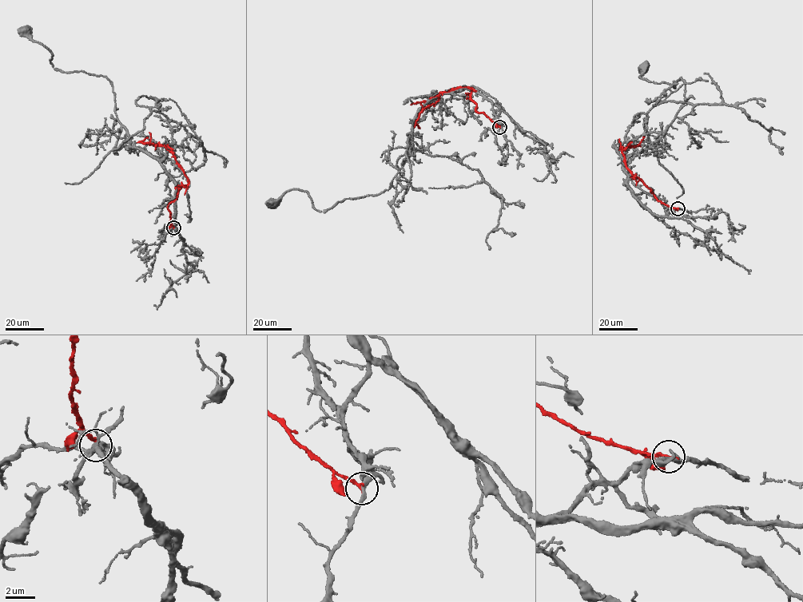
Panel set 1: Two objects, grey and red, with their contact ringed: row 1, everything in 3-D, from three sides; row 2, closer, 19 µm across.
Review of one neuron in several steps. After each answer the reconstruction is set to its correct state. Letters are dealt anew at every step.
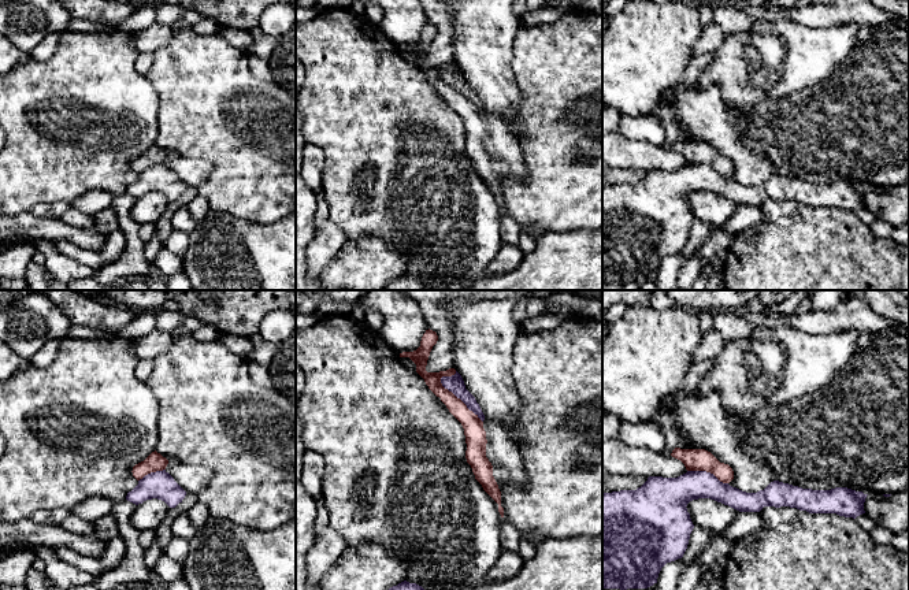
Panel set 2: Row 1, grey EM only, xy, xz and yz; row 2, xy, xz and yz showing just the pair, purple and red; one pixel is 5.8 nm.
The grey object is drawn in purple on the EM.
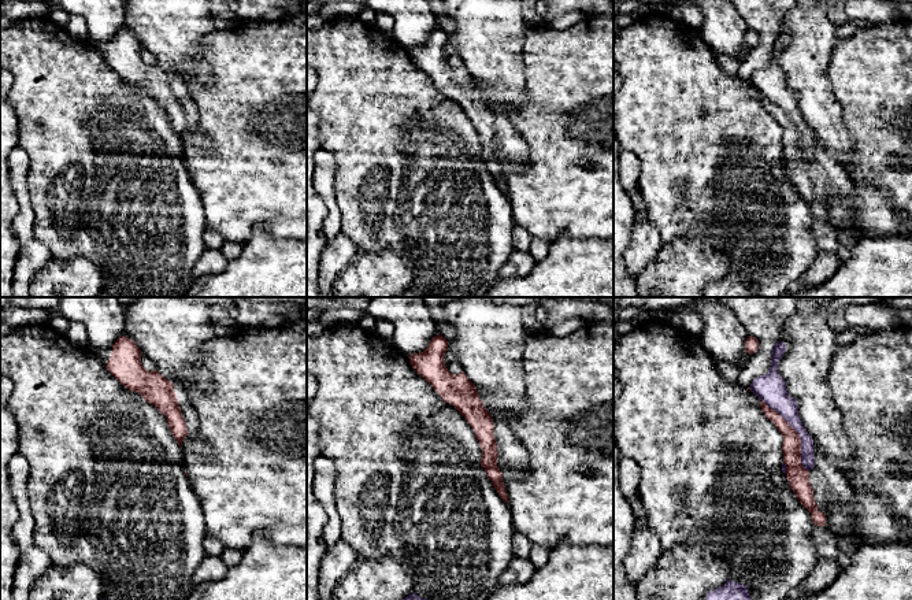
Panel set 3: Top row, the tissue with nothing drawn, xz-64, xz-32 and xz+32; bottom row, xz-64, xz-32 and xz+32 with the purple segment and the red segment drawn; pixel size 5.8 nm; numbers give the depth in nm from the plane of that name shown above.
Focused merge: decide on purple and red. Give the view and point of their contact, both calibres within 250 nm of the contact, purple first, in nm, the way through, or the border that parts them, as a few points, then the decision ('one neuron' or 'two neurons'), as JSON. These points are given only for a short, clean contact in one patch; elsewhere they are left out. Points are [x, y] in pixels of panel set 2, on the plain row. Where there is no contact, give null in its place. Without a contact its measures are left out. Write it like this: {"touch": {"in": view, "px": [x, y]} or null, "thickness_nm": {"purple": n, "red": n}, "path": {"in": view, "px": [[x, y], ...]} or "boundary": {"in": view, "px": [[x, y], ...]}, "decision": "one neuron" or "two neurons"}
{"touch": {"in": "xz", "px": [457, 91]}, "thickness_nm": {"purple": 110, "red": 130}, "decision": "two neurons"}

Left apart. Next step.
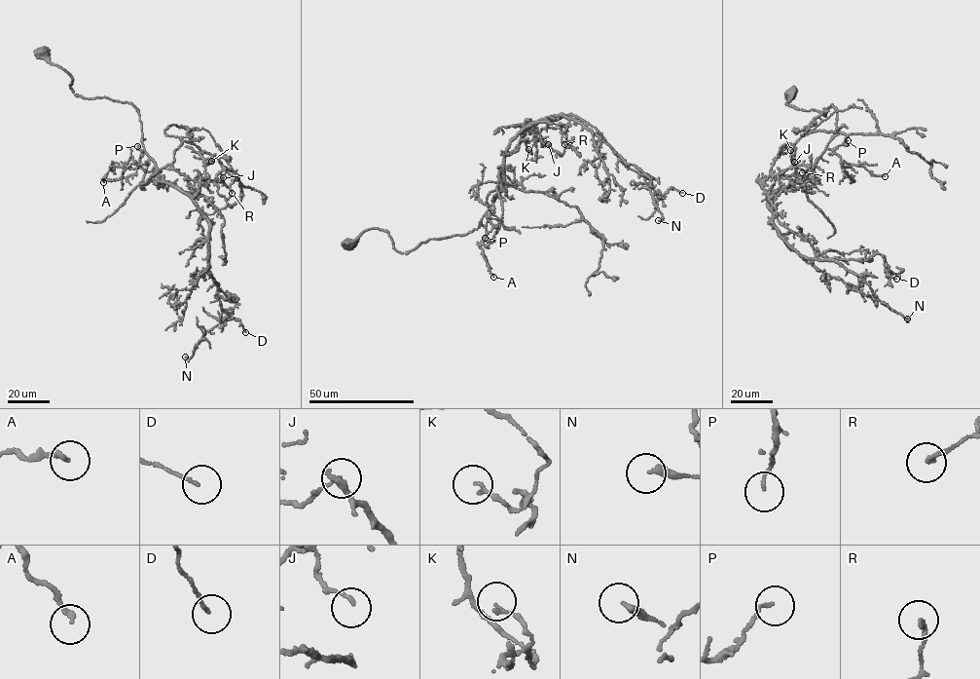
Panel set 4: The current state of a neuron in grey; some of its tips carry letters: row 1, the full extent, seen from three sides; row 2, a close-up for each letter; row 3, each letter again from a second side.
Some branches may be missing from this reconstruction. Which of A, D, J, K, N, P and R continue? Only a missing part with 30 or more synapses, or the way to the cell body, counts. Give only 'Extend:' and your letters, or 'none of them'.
Extend: none of them

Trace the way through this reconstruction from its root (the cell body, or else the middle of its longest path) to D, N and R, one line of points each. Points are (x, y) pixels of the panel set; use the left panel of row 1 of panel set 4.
D: (43, 52), (76, 94), (139, 112), (159, 180), (208, 220), (208, 270), (238, 299), (225, 318), (245, 332)
N: (43, 52), (70, 74), (76, 94), (132, 104), (159, 180), (188, 195), (208, 220), (222, 313), (185, 357)
R: (43, 52), (70, 74), (76, 94), (134, 106), (159, 180), (192, 195), (206, 178), (232, 193)

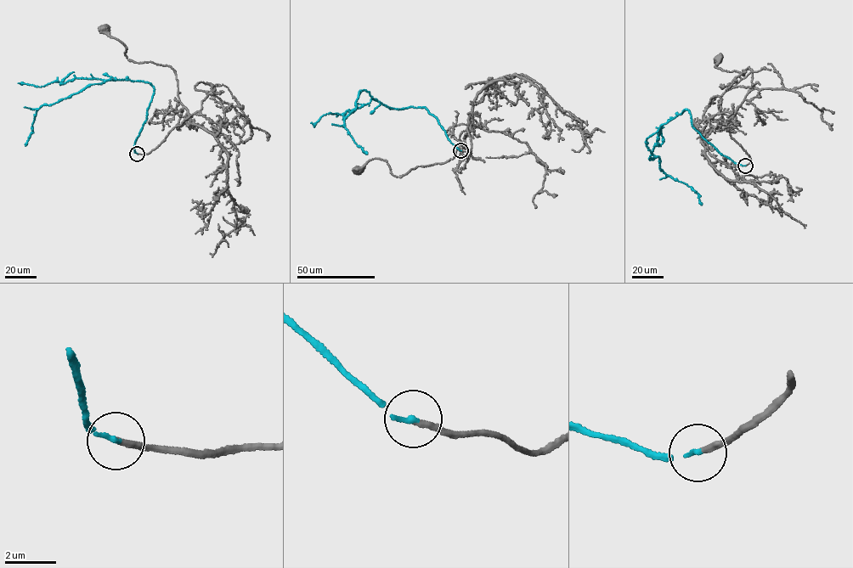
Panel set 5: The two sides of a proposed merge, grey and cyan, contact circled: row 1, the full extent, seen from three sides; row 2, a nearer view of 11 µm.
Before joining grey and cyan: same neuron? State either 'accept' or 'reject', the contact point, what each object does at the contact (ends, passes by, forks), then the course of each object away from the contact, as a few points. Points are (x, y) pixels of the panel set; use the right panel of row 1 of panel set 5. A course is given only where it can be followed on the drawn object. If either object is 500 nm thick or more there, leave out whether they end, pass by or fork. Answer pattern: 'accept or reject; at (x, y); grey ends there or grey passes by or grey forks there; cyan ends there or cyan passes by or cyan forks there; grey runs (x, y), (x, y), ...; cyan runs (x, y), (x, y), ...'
accept; at (745, 165); grey ends there; cyan ends there; grey runs (745, 165), (750, 158), (730, 132), (752, 72), (748, 67), (743, 75), (714, 67), (719, 58); cyan runs (745, 165), (720, 154), (703, 138), (686, 109), (646, 138), (661, 170), (691, 187), (701, 205)

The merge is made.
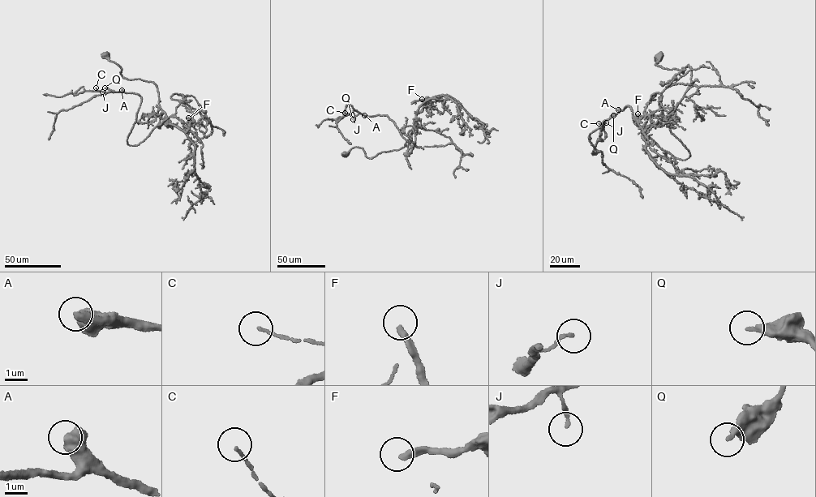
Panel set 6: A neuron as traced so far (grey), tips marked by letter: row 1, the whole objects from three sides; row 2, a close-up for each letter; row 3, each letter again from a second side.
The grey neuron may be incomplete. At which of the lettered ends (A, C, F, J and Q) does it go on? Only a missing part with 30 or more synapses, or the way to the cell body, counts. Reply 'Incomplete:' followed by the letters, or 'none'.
Incomplete: F

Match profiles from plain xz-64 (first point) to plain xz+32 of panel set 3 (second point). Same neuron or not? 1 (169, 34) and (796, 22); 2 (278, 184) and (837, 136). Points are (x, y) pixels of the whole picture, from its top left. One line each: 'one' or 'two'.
1: one
2: two

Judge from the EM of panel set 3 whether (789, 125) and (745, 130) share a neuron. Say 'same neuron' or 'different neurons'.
different neurons

